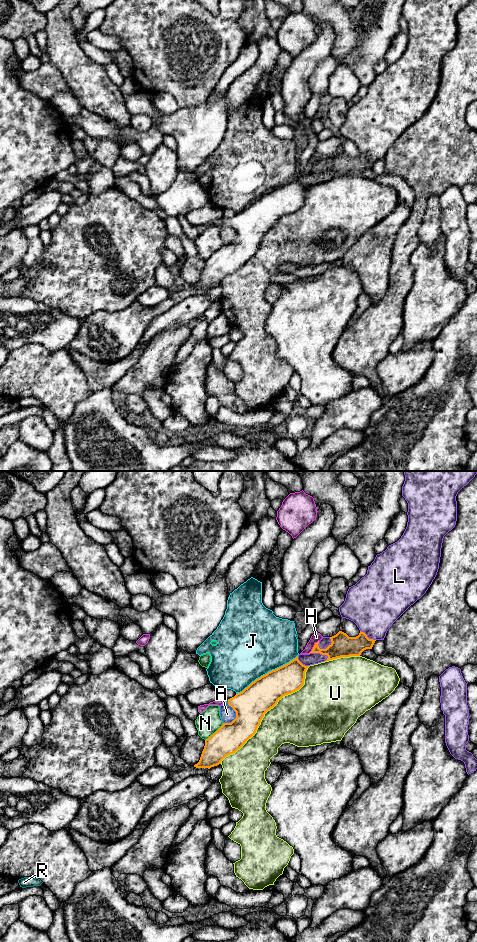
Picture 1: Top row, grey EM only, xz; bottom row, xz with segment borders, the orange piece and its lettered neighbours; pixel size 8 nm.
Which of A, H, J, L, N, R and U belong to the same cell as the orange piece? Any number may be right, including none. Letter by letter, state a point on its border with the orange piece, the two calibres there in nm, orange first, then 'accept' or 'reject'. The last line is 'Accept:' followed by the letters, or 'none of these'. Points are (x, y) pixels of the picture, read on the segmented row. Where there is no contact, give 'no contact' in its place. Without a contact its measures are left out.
A: xz (236, 717) | 260/120 nm | reject
H: xz (313, 647) | 180/70 nm | reject
J: xz (267, 673) | 260/500 nm | reject
L: xz (328, 646) | 180/80 nm | reject
N: xz (215, 732) | 240/190 nm | reject
R: xz (228, 702) | 260/50 nm | accept
U: xz (266, 711) | 260/400 nm | reject
Accept: R

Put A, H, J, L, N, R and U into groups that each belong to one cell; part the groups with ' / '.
A / H / J / L / N / R / U

